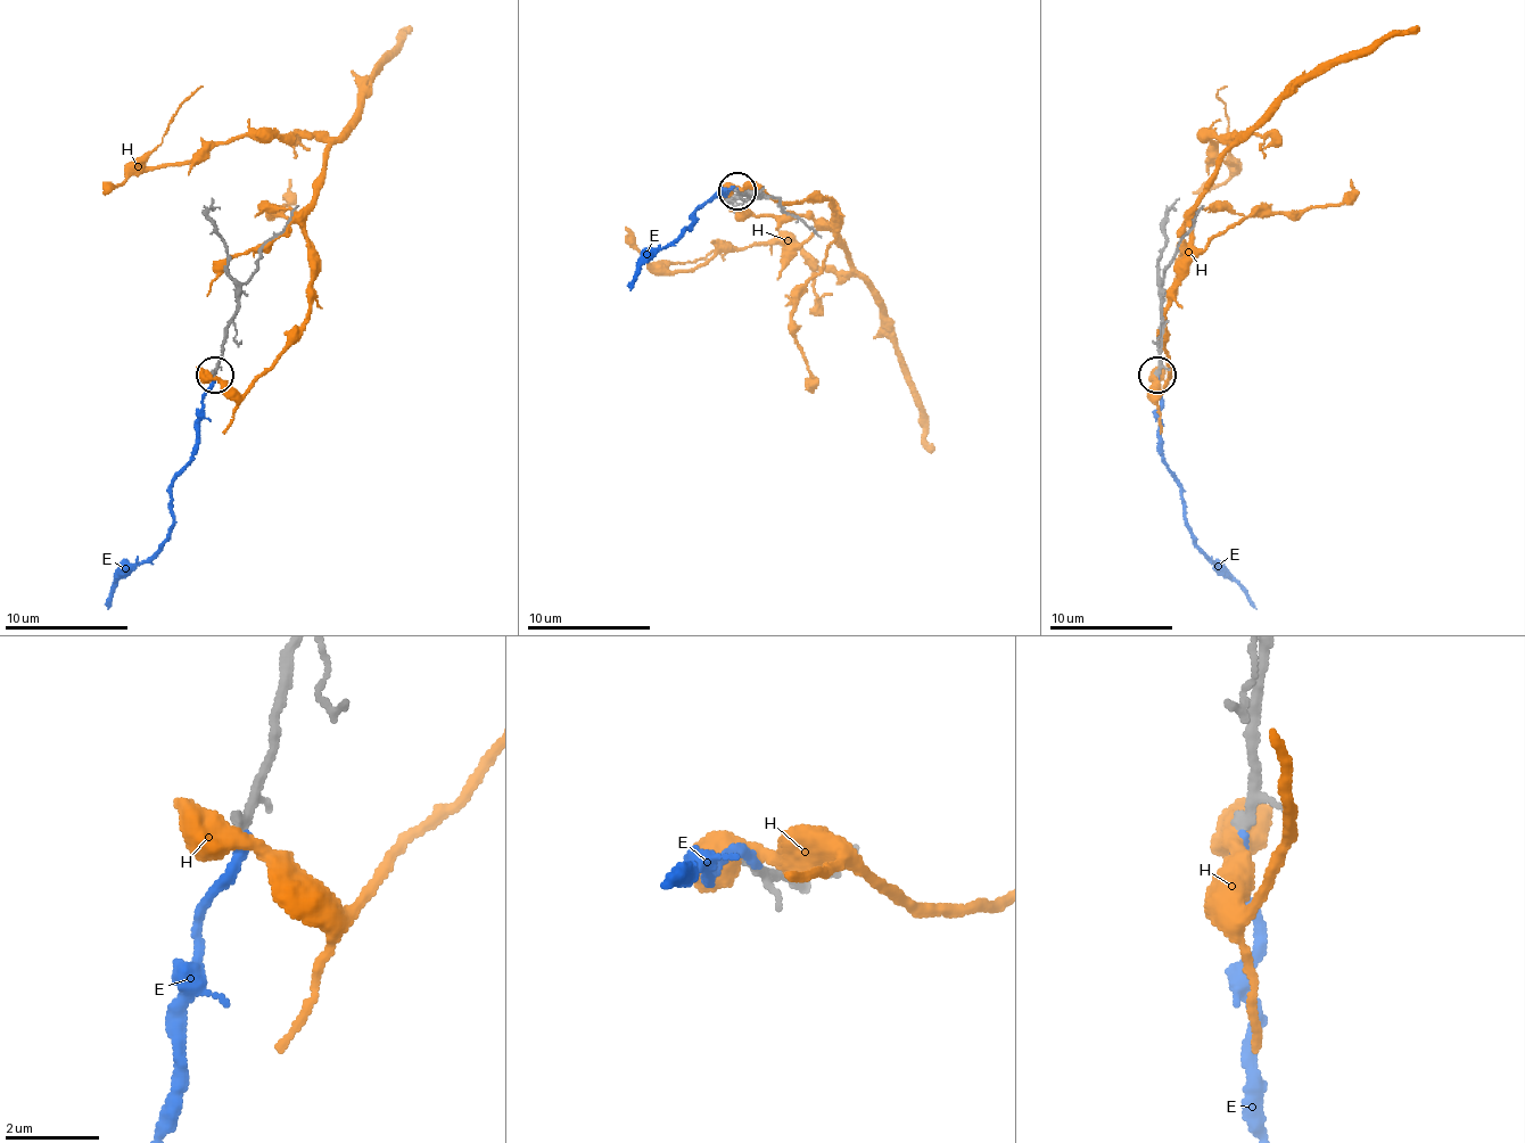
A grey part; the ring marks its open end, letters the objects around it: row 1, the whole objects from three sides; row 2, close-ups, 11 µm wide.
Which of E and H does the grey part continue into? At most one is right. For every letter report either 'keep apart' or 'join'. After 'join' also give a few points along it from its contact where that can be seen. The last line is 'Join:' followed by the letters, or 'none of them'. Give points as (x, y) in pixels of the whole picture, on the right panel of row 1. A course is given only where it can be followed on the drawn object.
E: join; it runs (1157, 373), (1154, 389), (1161, 402), (1161, 458), (1183, 488), (1186, 526), (1256, 609)
H: keep apart
Join: E

